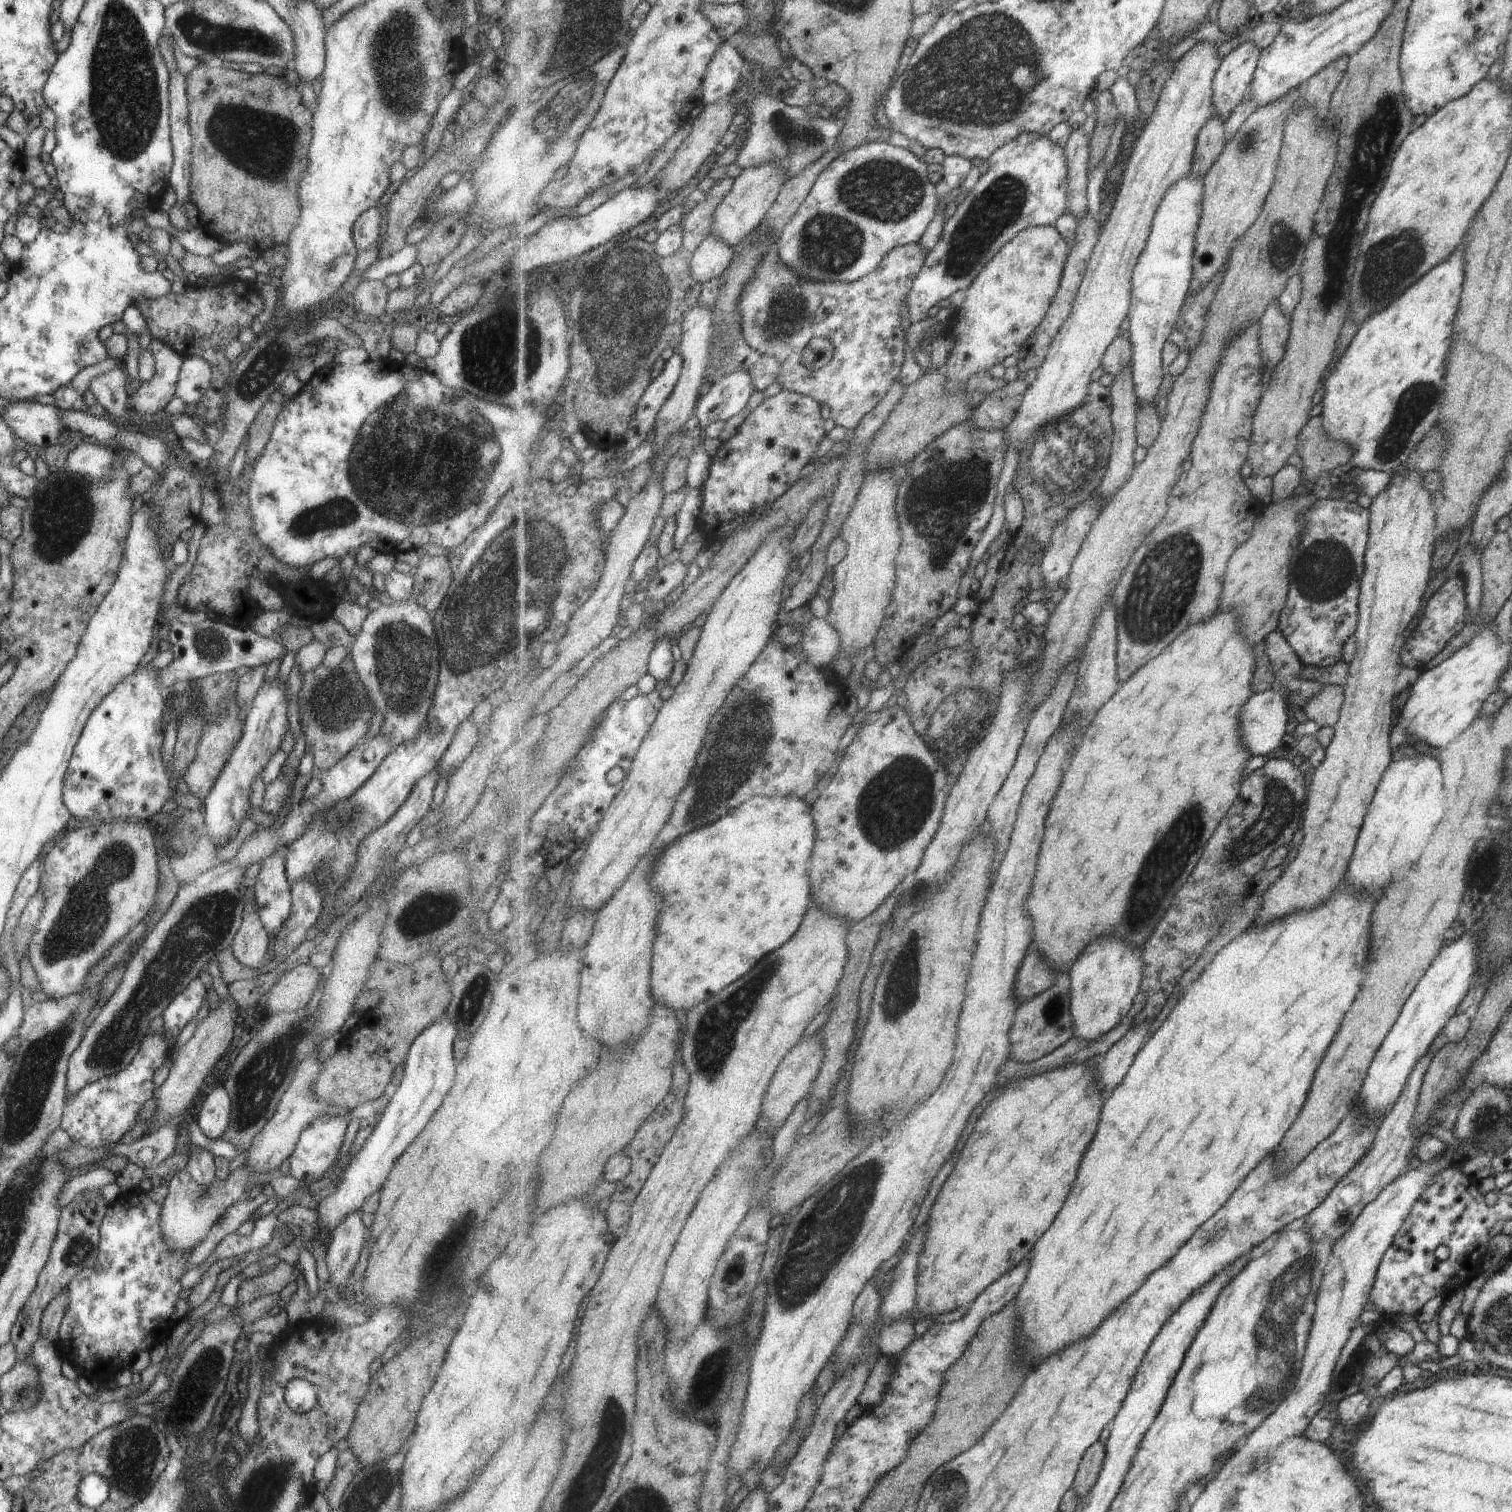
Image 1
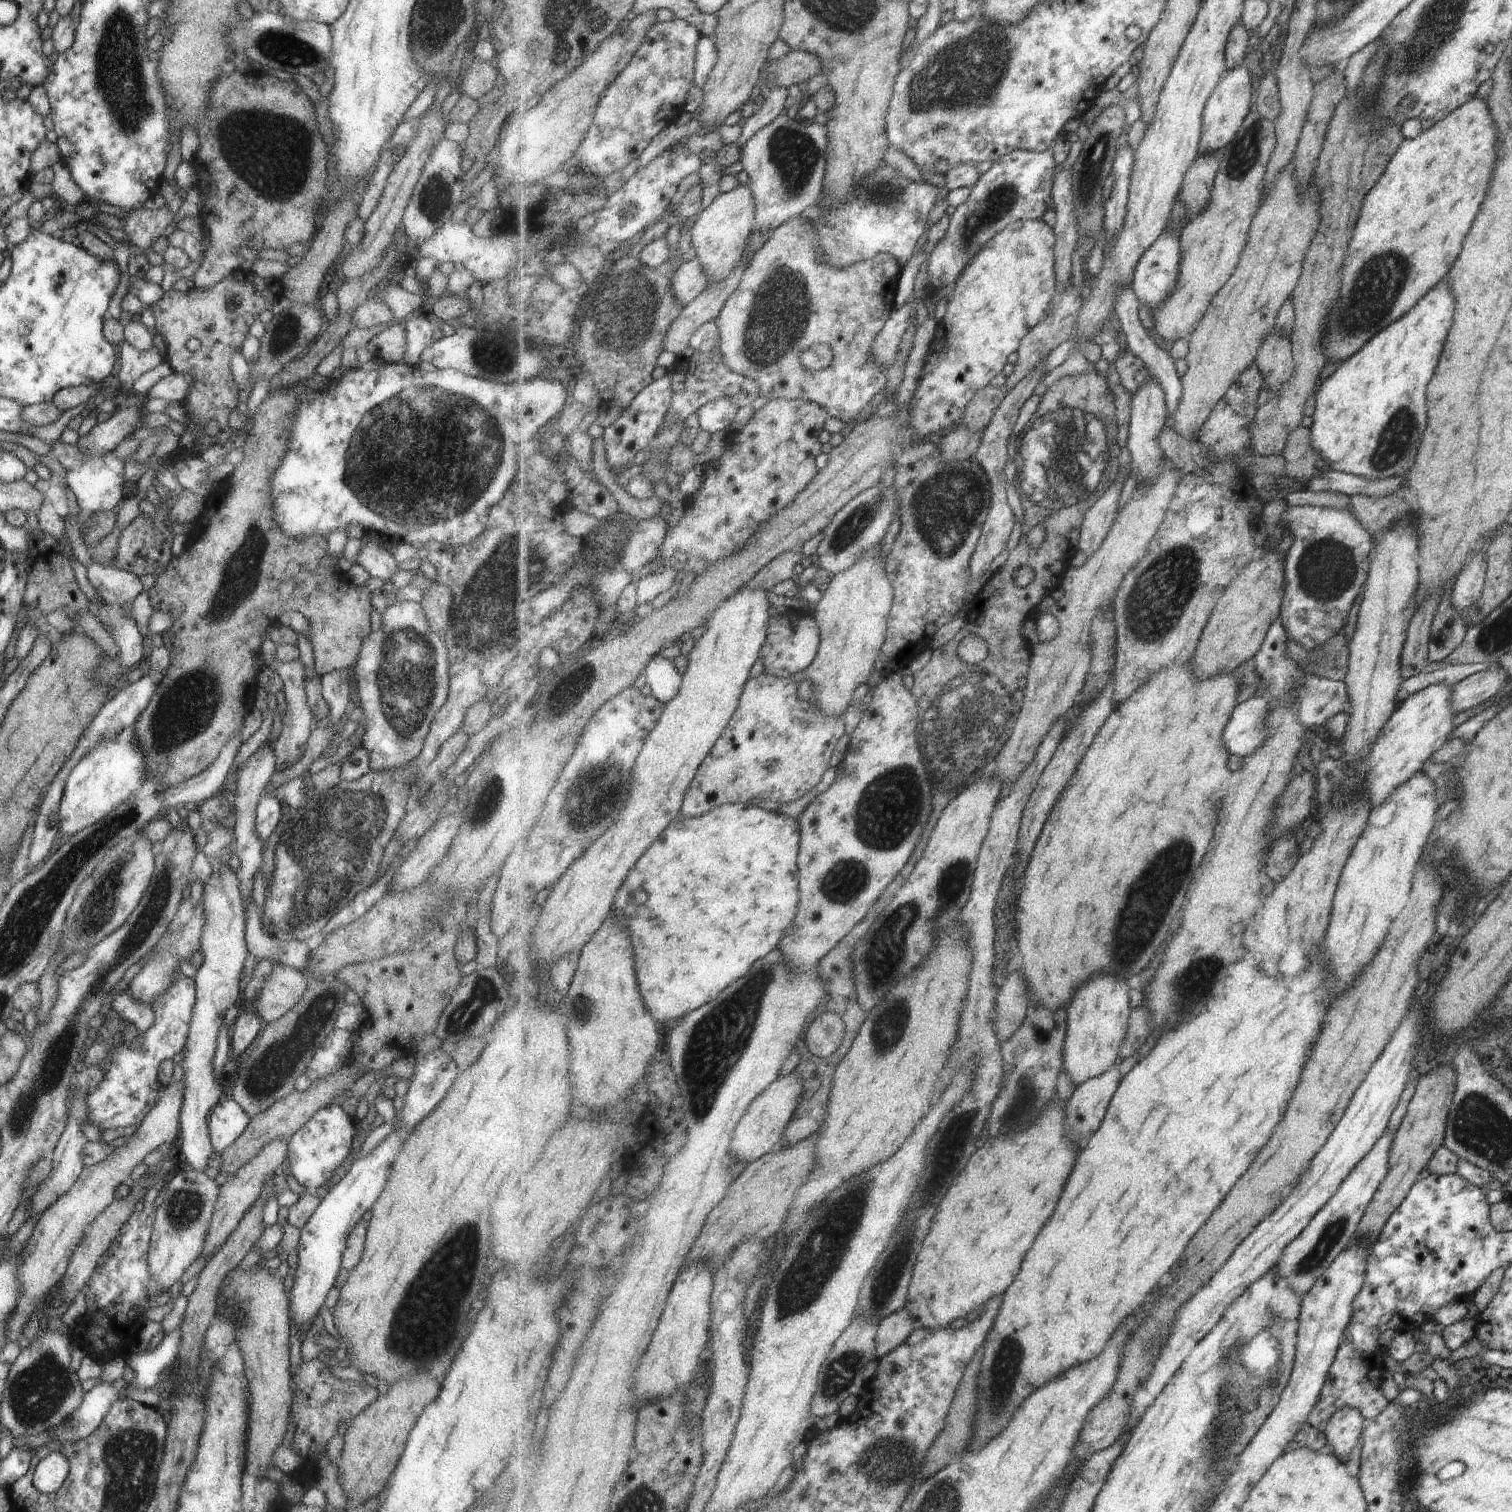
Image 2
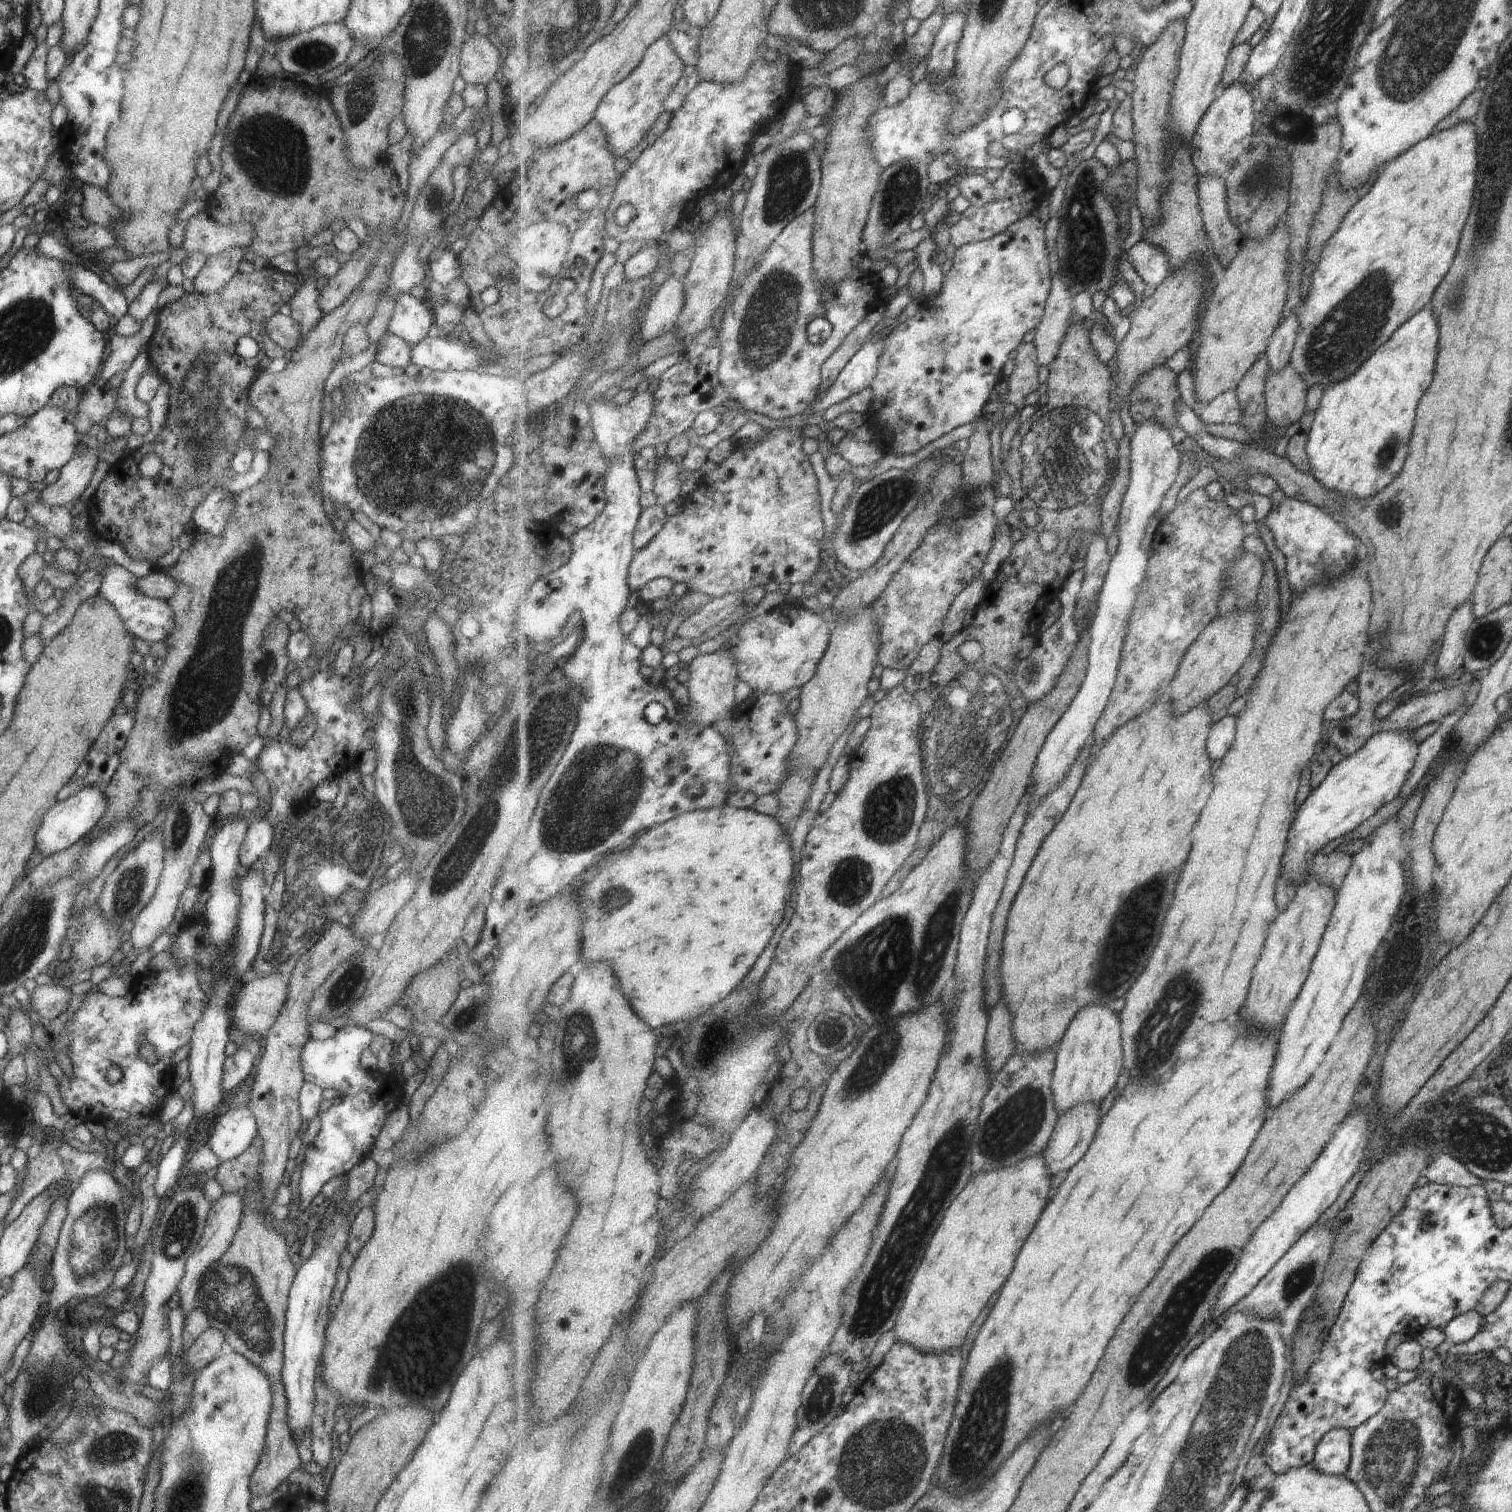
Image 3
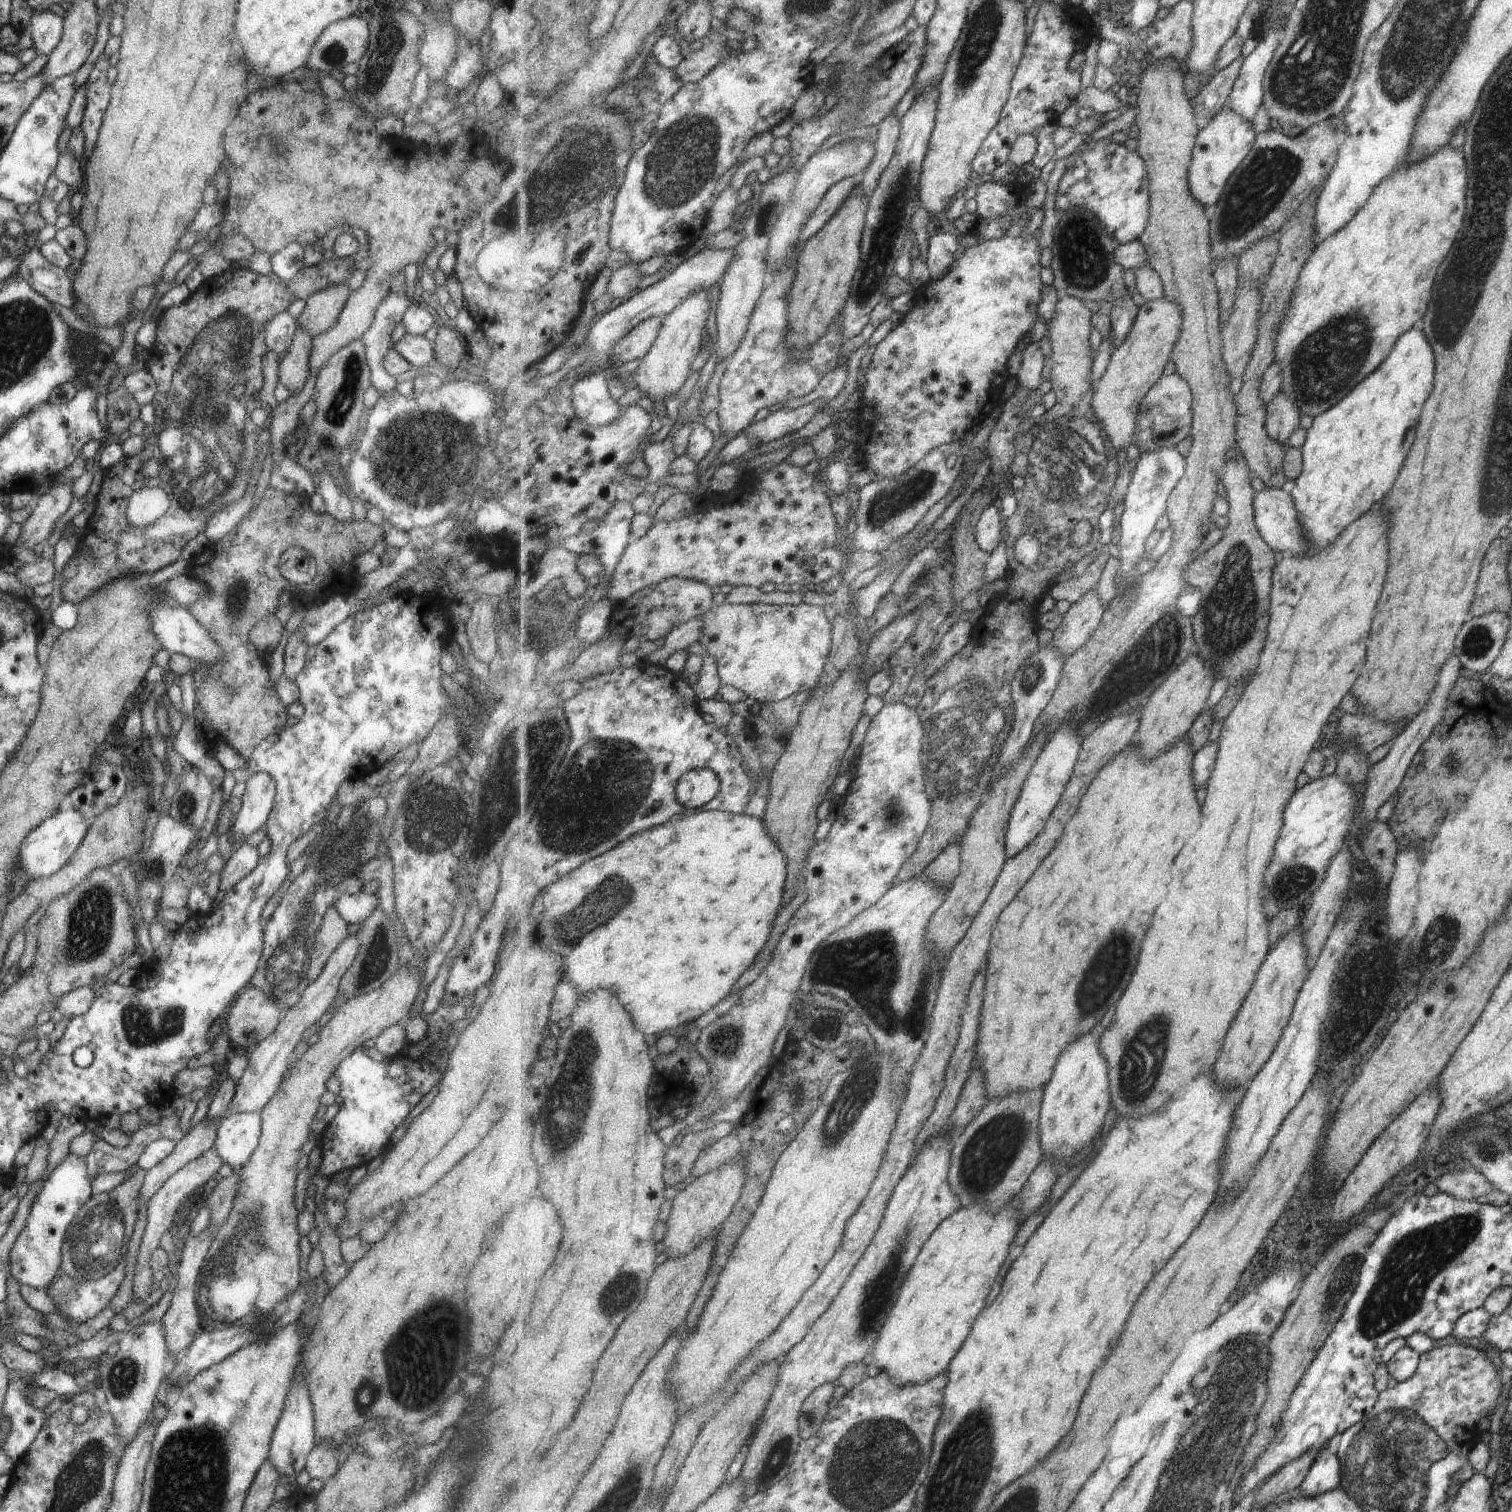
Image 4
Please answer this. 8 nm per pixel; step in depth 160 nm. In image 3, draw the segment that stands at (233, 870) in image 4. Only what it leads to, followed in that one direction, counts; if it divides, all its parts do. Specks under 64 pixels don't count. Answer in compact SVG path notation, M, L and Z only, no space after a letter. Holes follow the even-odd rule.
M264 816L261 820L253 820L238 848L239 864L249 869L251 864L262 857L272 846L273 837L274 828Z

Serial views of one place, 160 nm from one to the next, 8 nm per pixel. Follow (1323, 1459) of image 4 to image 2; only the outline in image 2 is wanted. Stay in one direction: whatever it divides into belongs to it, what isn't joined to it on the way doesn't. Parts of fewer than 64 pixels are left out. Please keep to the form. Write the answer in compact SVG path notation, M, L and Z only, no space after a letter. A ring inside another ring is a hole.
M1339 1409L1325 1428L1326 1445L1329 1454L1340 1463L1347 1462L1351 1450L1357 1446L1357 1439L1362 1433L1363 1418L1355 1409Z

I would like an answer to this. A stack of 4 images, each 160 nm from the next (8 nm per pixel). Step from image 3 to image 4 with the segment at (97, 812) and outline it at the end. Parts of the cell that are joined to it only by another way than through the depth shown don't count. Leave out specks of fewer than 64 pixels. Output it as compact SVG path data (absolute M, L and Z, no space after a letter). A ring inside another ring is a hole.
M71 808L63 812L55 811L32 828L20 842L18 848L18 863L29 880L45 878L61 868L79 846L91 823L91 819L87 819L79 811Z

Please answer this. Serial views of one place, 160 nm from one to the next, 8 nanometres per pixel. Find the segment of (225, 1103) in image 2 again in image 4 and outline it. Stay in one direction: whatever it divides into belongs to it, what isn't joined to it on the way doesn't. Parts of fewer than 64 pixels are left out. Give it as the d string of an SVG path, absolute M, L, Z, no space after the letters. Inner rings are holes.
M231 1113L220 1120L213 1147L223 1163L236 1169L249 1158L258 1143L260 1122L259 1113Z

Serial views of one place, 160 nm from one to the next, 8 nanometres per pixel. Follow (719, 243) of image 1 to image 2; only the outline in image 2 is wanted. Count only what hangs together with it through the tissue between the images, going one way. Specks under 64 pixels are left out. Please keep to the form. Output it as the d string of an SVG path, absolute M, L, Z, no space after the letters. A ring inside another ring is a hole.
M697 256L679 266L671 284L675 300L681 307L691 304L708 287L706 272Z

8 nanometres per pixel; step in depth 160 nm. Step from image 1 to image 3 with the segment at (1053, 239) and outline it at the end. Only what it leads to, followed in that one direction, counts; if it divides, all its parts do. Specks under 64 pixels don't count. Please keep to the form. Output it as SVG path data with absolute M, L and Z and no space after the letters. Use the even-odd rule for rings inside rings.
M1032 215L1019 219L1014 225L1008 227L1005 232L992 239L969 243L956 249L952 267L944 277L944 285L939 296L934 298L933 303L929 302L929 298L925 297L920 311L913 317L895 325L884 340L883 350L879 357L878 371L875 375L875 380L870 386L874 399L865 413L866 426L864 433L870 434L875 432L877 436L883 436L883 438L888 436L888 439L885 439L884 442L888 442L889 450L893 454L905 456L905 454L915 454L915 452L923 450L931 442L939 440L941 436L953 432L955 428L959 428L963 424L969 424L973 420L977 421L988 407L993 405L990 399L993 392L996 391L998 384L1005 379L1003 377L1003 366L1007 364L1009 354L1029 340L1032 334L1036 332L1038 326L1042 324L1043 317L1046 314L1046 304L1050 297L1052 280L1051 258L1049 258L1049 248L1047 248L1047 238L1045 238L1045 222L1034 218Z

